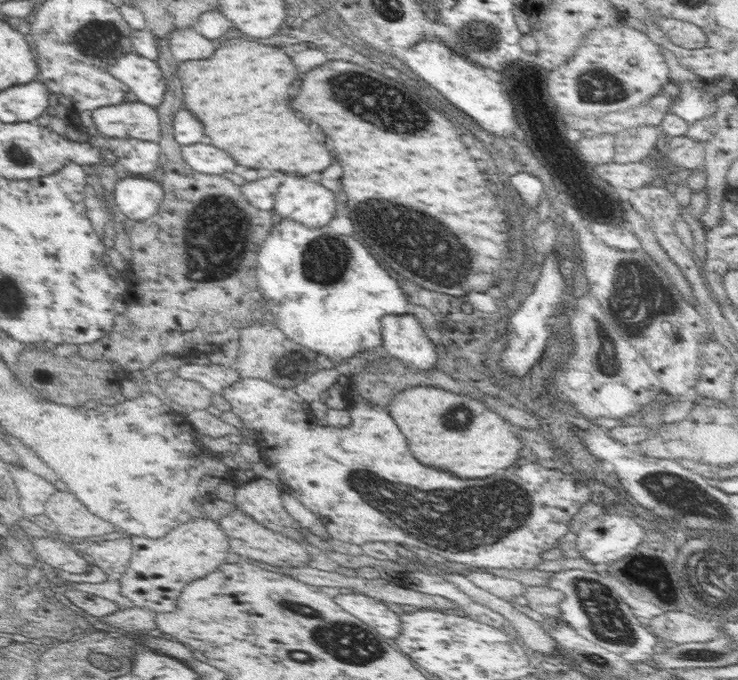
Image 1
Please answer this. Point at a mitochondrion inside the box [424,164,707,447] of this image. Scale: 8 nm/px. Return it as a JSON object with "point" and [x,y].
{"point":[640,289]}

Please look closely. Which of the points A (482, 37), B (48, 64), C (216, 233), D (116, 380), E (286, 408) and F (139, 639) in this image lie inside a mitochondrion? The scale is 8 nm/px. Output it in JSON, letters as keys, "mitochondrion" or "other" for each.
{"A":"mitochondrion","B":"other","C":"mitochondrion","D":"other","E":"other","F":"other"}

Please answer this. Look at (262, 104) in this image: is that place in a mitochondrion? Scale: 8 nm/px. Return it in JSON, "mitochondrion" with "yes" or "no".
{"mitochondrion":"no"}

